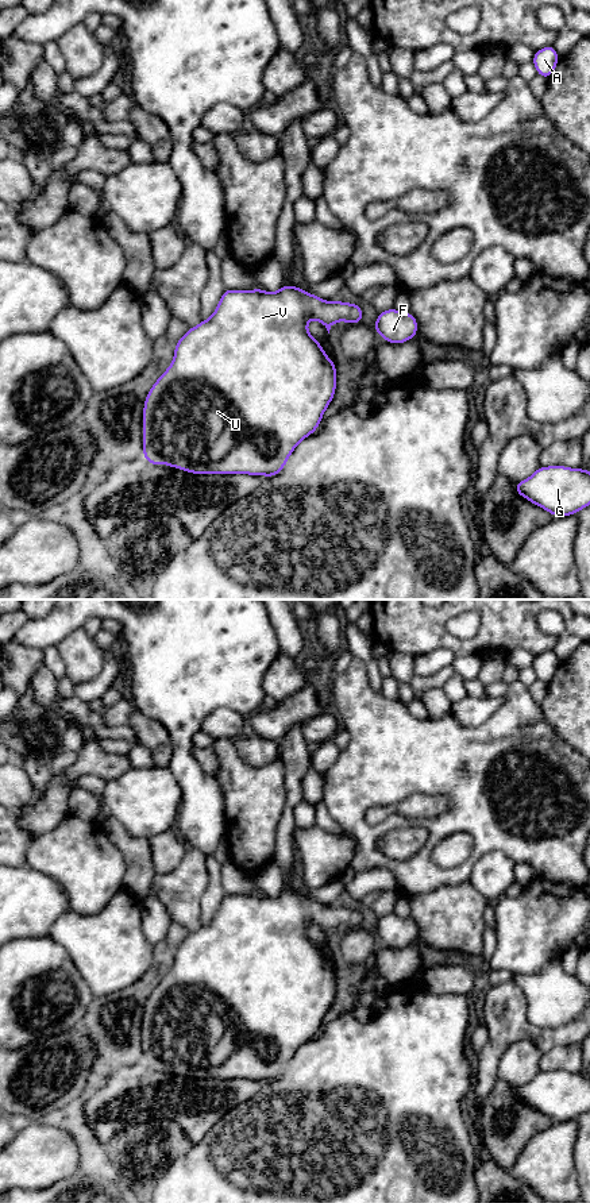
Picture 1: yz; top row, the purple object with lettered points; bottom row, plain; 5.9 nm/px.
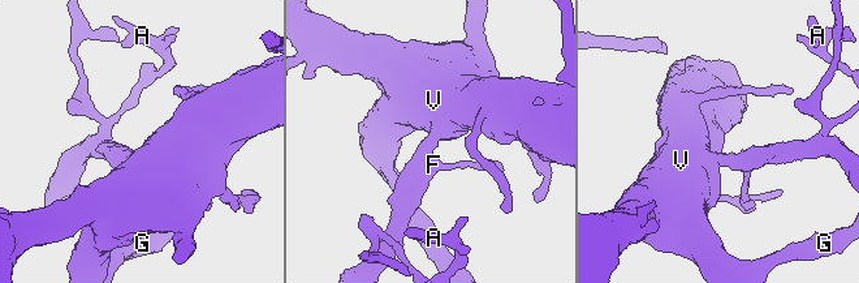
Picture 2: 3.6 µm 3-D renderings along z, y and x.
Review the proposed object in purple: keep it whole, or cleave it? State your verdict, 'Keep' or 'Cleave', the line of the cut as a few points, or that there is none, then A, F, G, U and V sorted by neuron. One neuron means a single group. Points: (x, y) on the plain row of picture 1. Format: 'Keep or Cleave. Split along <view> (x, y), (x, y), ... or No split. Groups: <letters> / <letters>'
Keep. No split. Groups: A F G U V

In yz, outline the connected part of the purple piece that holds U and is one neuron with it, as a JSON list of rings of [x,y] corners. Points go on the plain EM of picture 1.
[[[282,890],[275,898],[265,897],[261,892],[254,895],[224,894],[213,919],[209,924],[203,925],[198,930],[189,933],[176,948],[171,969],[157,984],[146,1000],[142,1018],[143,1063],[153,1071],[161,1071],[161,1067],[163,1065],[167,1072],[177,1072],[192,1079],[248,1079],[266,1080],[269,1083],[279,1079],[297,1049],[317,1036],[321,1022],[331,1009],[336,995],[336,969],[327,961],[319,945],[316,945],[306,934],[308,926],[312,924],[323,928],[329,938],[331,932],[339,925],[346,926],[347,929],[363,926],[363,915],[358,909],[321,905],[313,898],[301,895],[297,890]]]

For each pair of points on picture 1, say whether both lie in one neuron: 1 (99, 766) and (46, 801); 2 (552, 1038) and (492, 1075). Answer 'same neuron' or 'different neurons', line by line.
1: same neuron
2: same neuron

